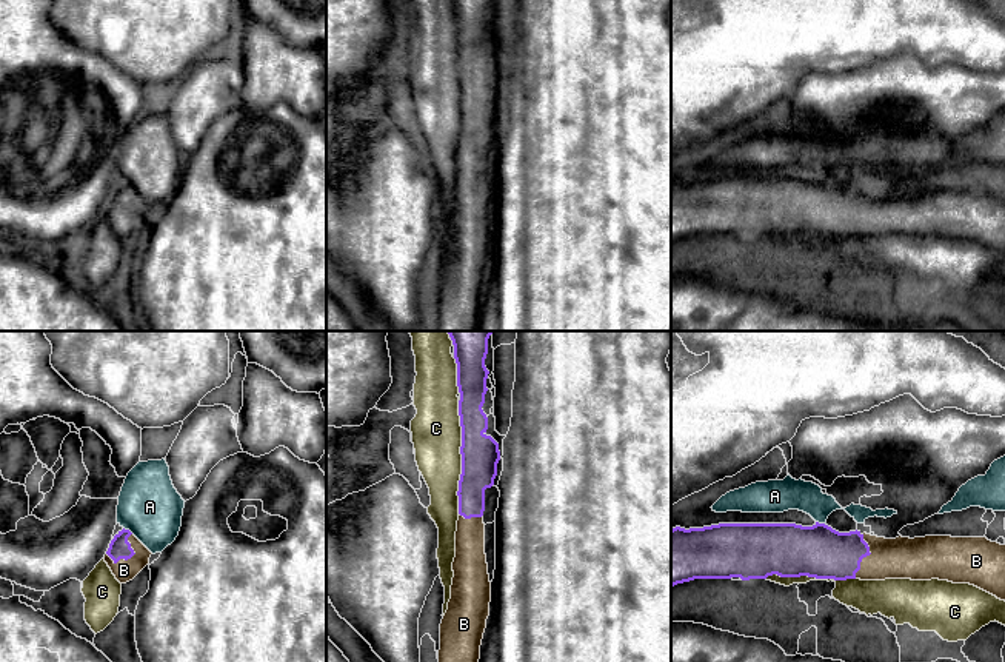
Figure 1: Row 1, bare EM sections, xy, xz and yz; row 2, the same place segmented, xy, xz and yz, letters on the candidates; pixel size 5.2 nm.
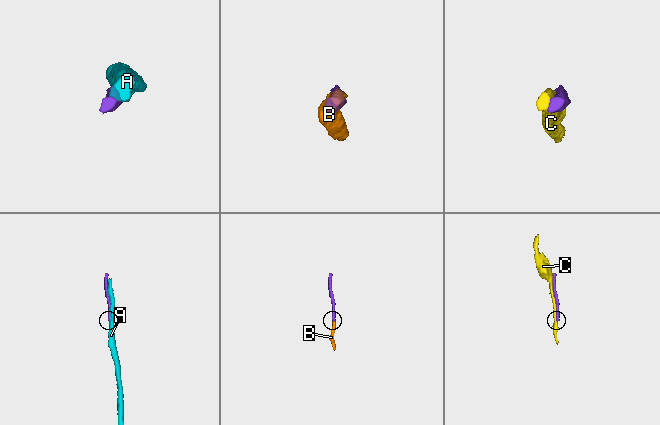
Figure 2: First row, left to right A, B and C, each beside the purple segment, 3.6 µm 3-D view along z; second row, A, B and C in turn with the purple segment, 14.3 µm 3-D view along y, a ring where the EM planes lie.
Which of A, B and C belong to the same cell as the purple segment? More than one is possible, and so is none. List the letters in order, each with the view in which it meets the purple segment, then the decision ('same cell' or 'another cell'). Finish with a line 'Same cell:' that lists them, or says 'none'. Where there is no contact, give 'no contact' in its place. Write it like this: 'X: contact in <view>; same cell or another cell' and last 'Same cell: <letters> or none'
A: contact in yz; another cell
B: contact in xy; same cell
C: contact in xz; another cell
Same cell: B

